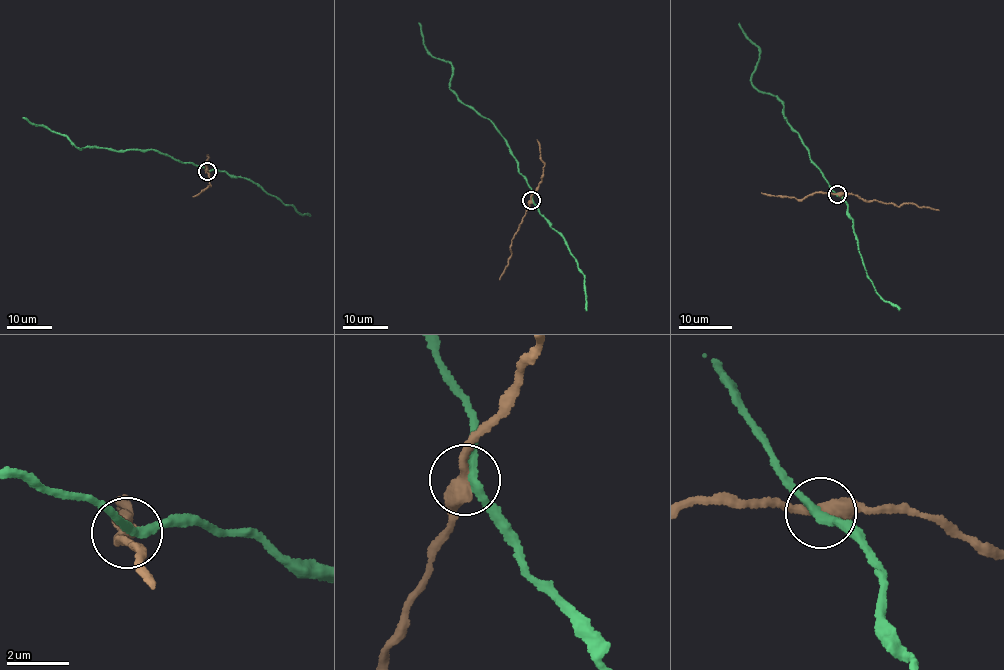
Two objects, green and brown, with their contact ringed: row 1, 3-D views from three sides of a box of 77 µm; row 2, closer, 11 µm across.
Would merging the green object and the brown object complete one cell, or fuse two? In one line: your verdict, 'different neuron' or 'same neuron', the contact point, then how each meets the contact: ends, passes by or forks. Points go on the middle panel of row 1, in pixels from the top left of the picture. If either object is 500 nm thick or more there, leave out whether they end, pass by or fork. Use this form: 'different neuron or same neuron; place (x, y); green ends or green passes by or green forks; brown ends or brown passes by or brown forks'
different neuron; place (531, 200); green passes by; brown passes by

